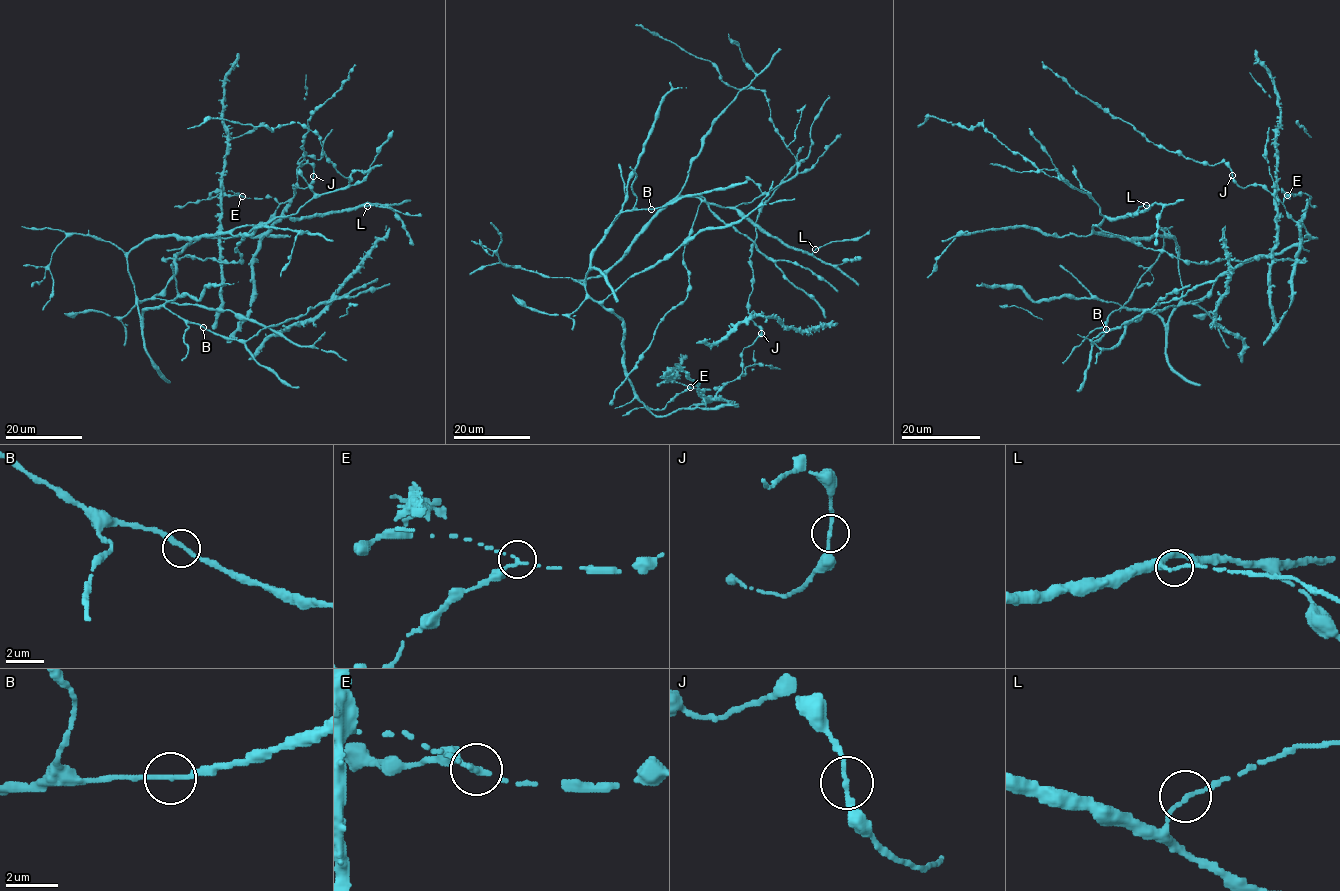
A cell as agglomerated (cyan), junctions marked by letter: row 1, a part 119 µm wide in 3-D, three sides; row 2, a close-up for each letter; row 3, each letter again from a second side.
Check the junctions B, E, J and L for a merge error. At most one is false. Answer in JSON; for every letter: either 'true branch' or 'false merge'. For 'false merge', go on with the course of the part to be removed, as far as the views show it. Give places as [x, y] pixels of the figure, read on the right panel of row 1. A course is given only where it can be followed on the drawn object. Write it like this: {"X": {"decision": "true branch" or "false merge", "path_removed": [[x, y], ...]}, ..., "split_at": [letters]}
{"B": {"decision": "true branch"}, "E": {"decision": "true branch"}, "J": {"decision": "true branch"}, "L": {"decision": "true branch"}, "split_at": []}

